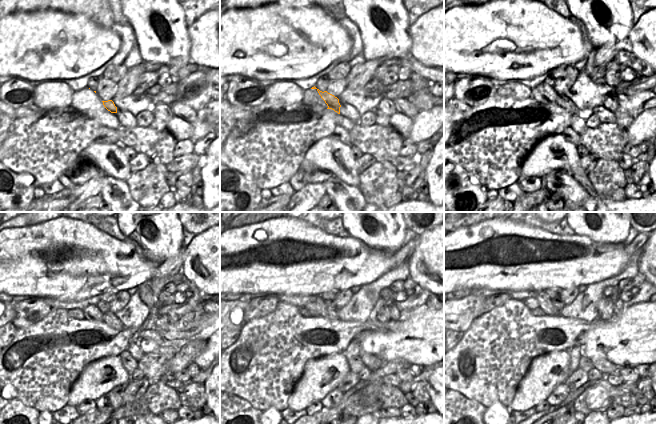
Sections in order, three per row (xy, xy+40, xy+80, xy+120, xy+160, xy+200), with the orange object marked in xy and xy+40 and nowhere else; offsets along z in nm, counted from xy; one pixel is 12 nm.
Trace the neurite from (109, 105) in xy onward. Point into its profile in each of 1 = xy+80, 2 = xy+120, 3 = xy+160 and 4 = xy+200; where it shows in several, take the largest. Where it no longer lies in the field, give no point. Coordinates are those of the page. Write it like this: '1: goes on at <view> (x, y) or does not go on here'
1: goes on at xy+80 (544, 92)
2: goes on at xy+120 (93, 313)
3: goes on at xy+160 (313, 308)
4: goes on at xy+200 (532, 303)

